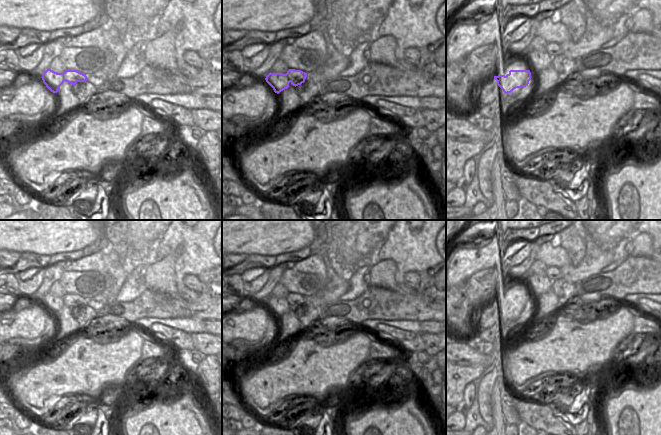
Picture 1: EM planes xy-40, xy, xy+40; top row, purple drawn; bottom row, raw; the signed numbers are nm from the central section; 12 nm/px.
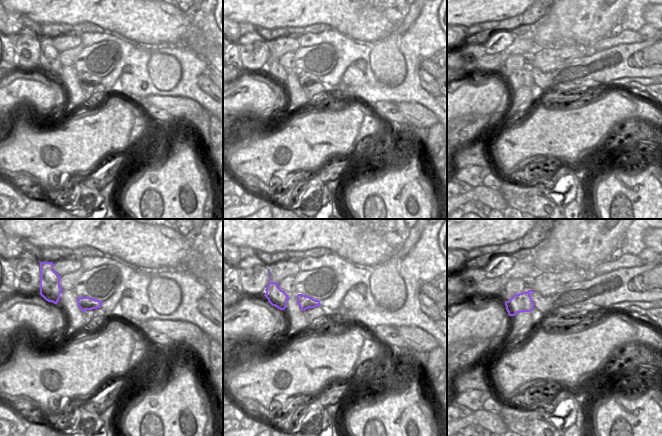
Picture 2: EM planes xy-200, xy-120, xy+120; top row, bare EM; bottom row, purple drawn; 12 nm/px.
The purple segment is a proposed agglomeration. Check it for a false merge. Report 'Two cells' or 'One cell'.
Two cells.

